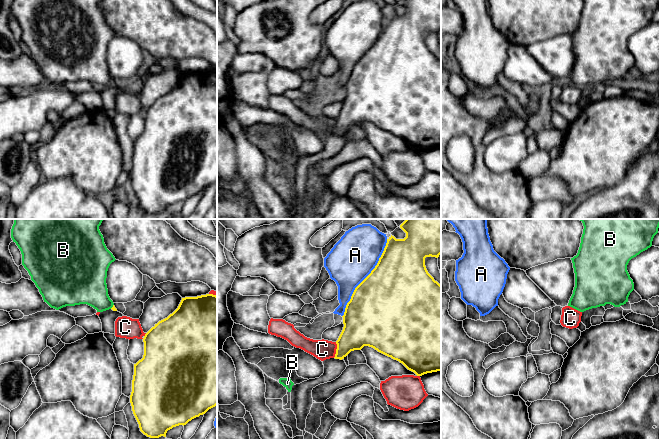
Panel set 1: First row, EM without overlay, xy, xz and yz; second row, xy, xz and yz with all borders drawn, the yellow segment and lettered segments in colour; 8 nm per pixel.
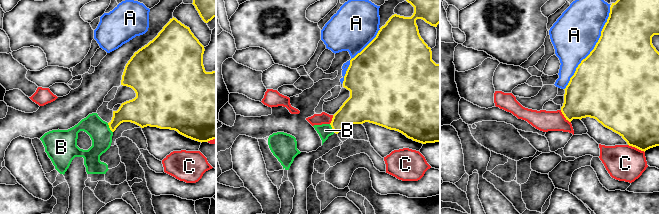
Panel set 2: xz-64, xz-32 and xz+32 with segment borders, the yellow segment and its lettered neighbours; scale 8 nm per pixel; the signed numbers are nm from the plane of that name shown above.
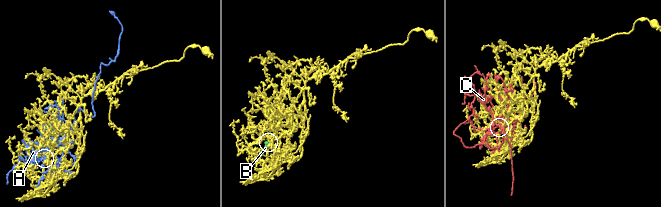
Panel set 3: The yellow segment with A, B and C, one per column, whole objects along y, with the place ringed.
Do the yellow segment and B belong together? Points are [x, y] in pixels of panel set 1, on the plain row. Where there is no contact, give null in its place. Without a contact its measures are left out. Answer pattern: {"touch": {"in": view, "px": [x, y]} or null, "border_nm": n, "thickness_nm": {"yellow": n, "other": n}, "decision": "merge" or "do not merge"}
{"touch": {"in": "xy", "px": [113, 82]}, "border_nm": 50, "thickness_nm": {"yellow": 40, "other": 280}, "decision": "merge"}

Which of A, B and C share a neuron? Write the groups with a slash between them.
A / B / C

